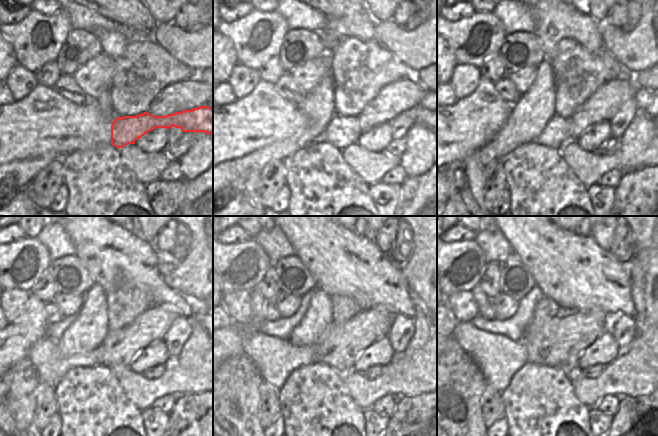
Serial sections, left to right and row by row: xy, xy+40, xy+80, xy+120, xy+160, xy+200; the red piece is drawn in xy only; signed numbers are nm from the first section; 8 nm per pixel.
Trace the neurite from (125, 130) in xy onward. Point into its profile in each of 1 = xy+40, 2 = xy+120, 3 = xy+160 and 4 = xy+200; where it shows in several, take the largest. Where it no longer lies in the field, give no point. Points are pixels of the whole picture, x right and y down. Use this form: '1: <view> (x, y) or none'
1: xy+40 (342, 131)
2: xy+120 (44, 355)
3: xy+160 (276, 359)
4: xy+200 (498, 358)

